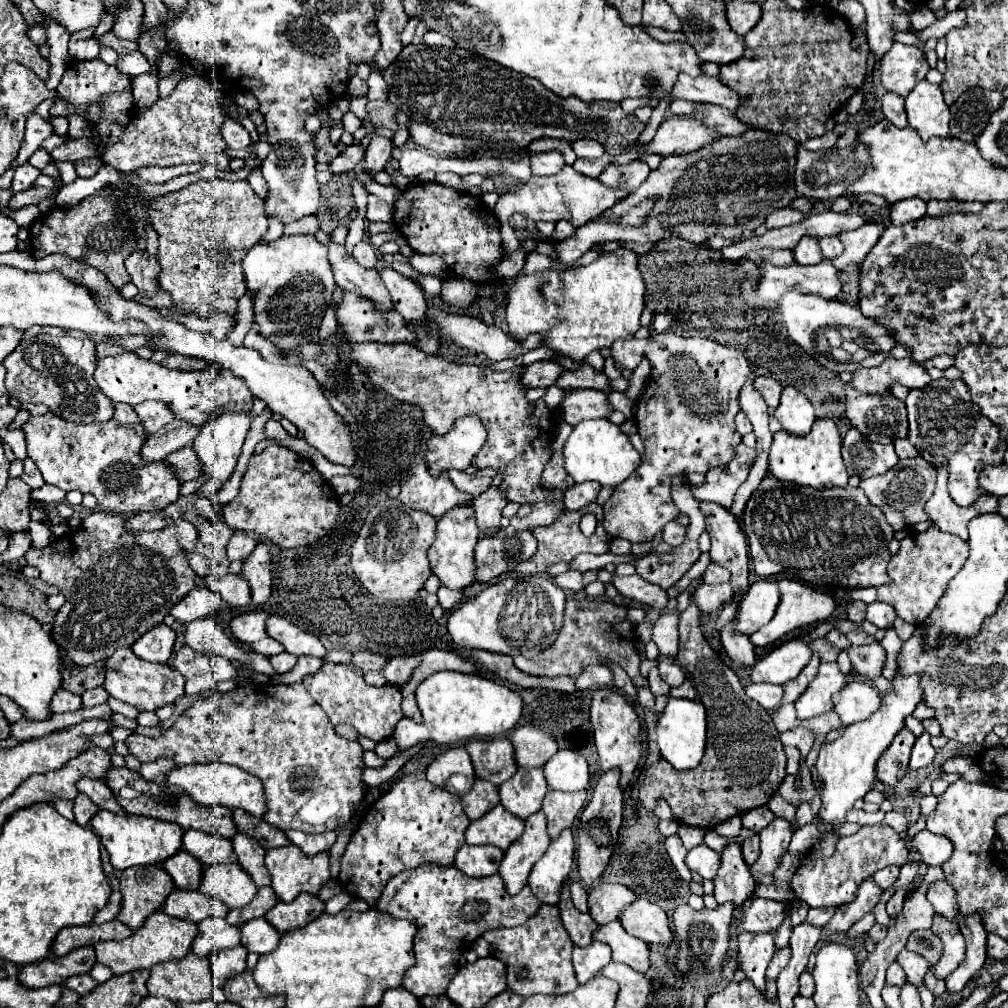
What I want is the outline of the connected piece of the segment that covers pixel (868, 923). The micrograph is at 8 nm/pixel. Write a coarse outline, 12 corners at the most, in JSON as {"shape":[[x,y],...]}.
{"shape":[[868,912],[848,930],[848,938],[858,938],[874,926],[874,914]]}

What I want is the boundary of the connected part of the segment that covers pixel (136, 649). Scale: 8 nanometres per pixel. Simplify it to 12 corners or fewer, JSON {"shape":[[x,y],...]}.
{"shape":[[166,624],[148,630],[132,644],[142,660],[166,664],[174,632]]}

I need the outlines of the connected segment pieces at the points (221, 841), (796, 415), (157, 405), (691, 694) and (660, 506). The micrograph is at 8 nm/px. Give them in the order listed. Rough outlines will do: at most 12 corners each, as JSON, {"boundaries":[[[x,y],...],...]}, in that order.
{"boundaries":[[[186,830],[182,848],[205,868],[238,860],[230,840]],[[784,388],[774,416],[784,430],[808,434],[814,406],[800,390]],[[142,402],[134,406],[148,434],[172,420],[164,402]],[[690,680],[672,688],[670,696],[696,698],[696,688]],[[672,330],[616,340],[652,364],[646,452],[604,528],[650,542],[678,516],[676,474],[730,462],[746,356]]]}

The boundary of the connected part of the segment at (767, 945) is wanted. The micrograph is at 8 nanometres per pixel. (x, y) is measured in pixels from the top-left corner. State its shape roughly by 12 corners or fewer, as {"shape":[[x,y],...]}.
{"shape":[[776,930],[742,932],[742,972],[764,992],[764,974],[776,952]]}

